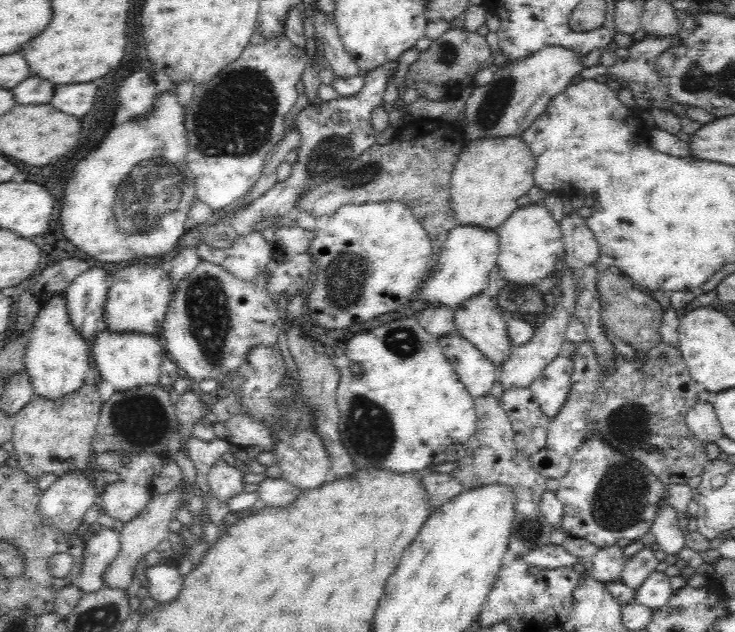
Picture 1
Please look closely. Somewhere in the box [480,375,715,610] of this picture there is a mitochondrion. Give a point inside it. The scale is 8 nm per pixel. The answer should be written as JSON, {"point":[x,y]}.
{"point":[622,497]}

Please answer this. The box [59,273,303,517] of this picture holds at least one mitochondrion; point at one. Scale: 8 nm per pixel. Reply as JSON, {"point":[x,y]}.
{"point":[140,420]}

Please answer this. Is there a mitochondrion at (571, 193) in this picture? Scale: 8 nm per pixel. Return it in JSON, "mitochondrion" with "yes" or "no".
{"mitochondrion":"no"}

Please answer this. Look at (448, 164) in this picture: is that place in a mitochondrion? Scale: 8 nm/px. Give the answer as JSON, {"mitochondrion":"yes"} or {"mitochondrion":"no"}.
{"mitochondrion":"no"}

